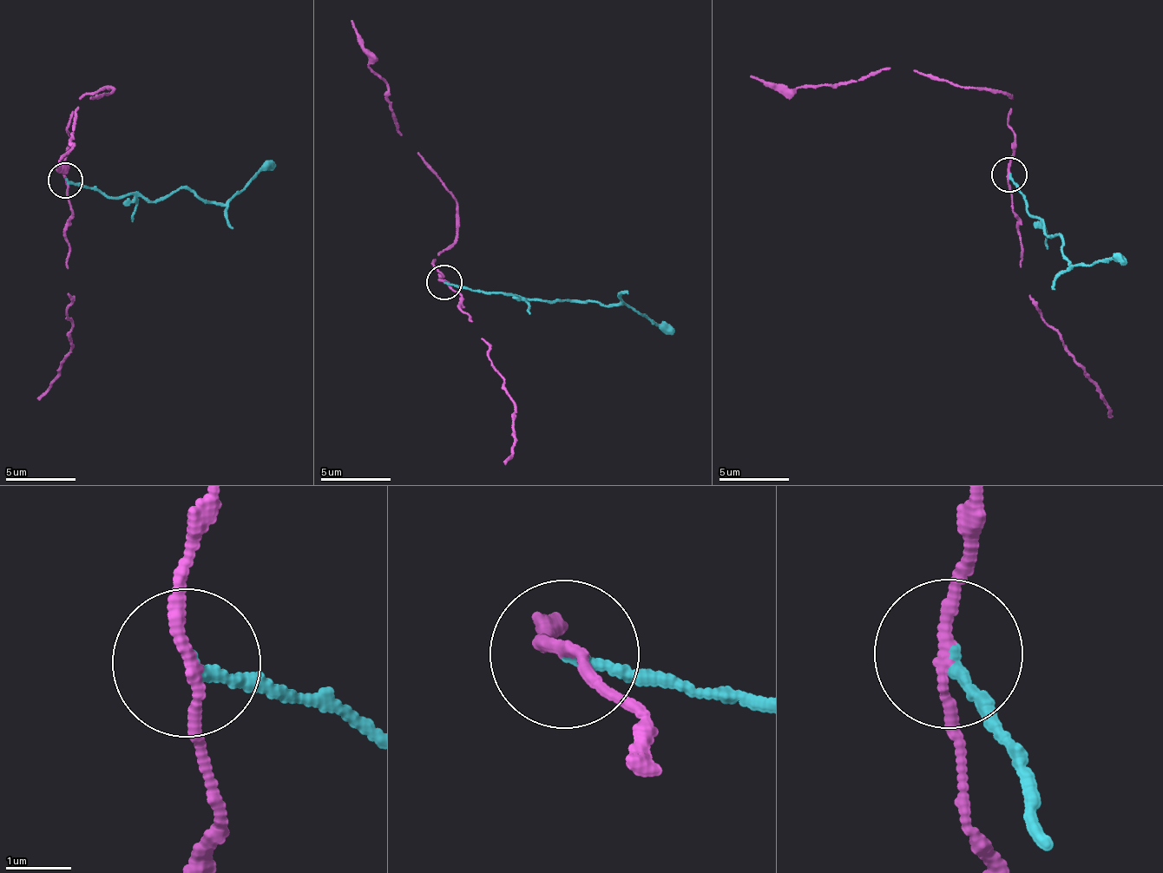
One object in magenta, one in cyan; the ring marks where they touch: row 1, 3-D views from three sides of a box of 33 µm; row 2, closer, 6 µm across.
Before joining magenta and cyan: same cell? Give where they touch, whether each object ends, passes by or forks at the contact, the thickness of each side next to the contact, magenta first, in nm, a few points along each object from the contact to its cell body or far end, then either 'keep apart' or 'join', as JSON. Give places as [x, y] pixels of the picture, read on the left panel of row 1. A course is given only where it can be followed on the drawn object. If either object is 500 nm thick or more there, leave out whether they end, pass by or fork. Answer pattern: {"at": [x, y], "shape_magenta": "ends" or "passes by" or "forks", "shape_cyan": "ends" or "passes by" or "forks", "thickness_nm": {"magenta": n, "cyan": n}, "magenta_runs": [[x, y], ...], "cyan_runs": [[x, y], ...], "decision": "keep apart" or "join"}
{"at": [65, 180], "shape_magenta": "passes by", "shape_cyan": "ends", "thickness_nm": {"magenta": 160, "cyan": 150}, "magenta_runs": [[64, 180], [68, 118], [78, 99], [113, 88], [76, 109], [74, 146], [62, 169], [55, 166]], "cyan_runs": [[68, 180], [96, 186], [114, 198], [147, 197], [154, 203], [189, 187], [213, 202], [231, 201], [275, 164]], "decision": "keep apart"}

